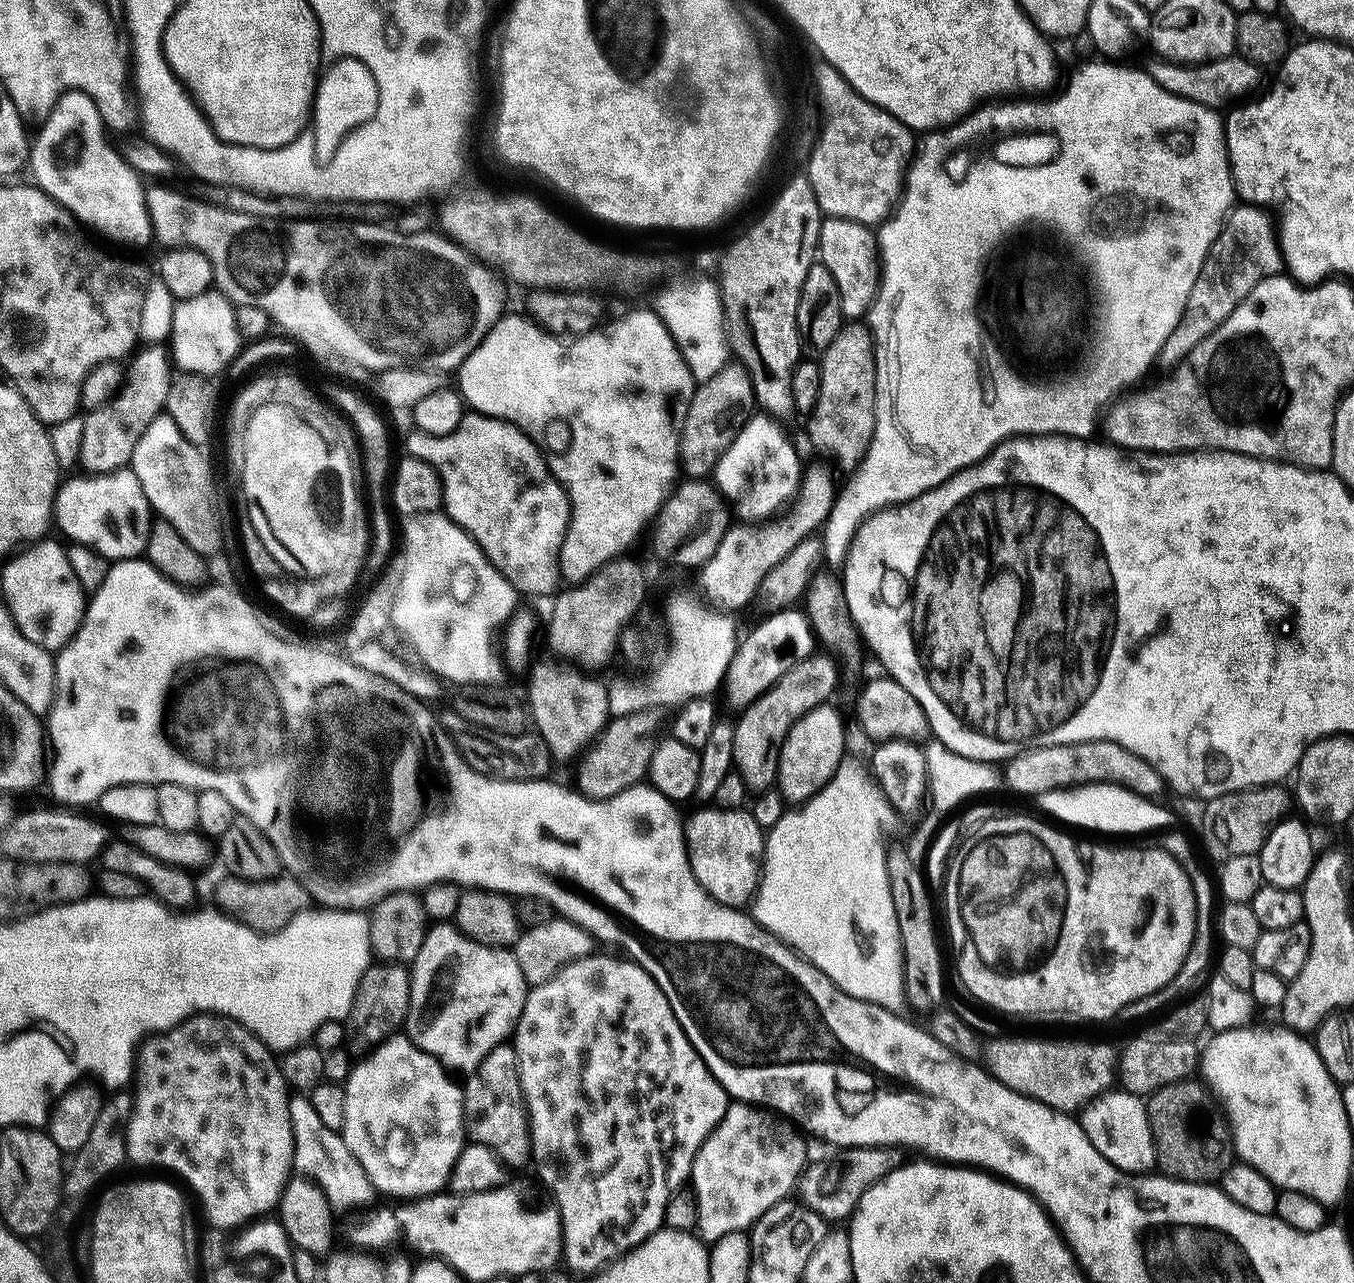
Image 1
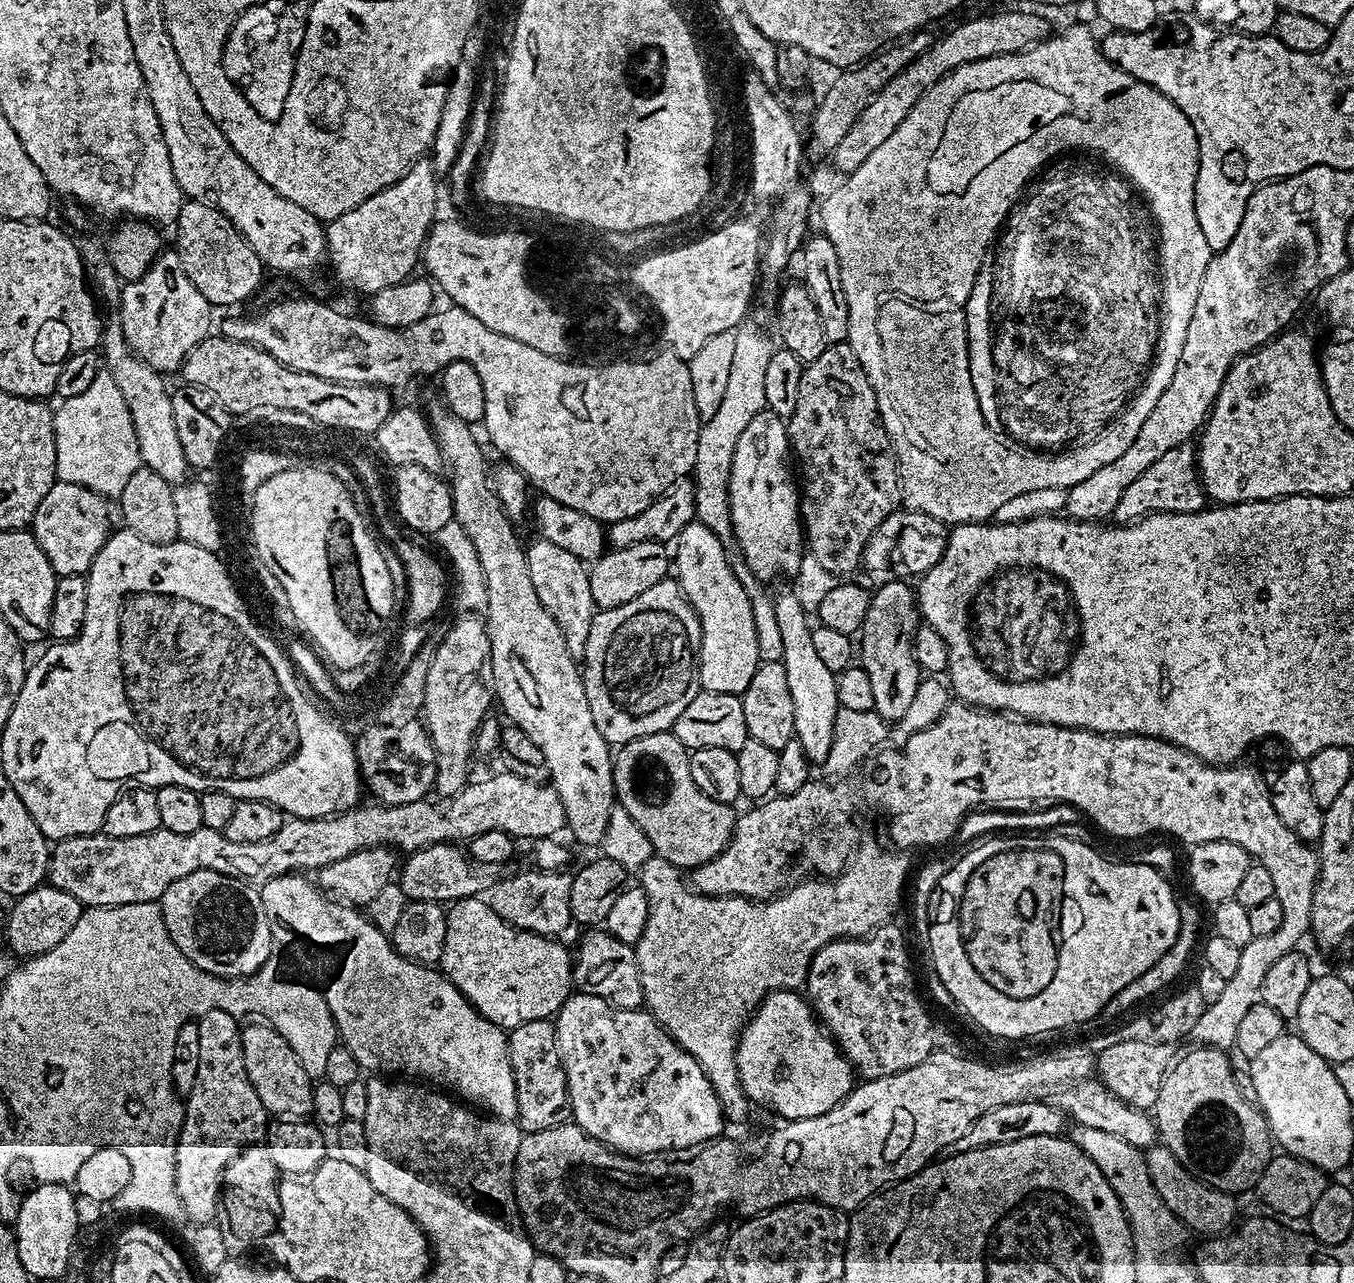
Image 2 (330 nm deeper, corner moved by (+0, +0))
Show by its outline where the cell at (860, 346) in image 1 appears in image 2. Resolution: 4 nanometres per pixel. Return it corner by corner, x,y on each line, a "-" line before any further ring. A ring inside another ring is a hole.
847,342
829,344
818,358
807,361
802,383
798,385
798,403
786,423
788,443
802,477
800,518
807,551
822,564
823,569
837,578
851,577
848,575
856,567
861,567
870,534
874,534
874,530
886,522
888,515
901,507
902,489
896,449
892,447
892,440
880,420
880,407
870,386
870,378
862,362
858,362
858,354
854,354

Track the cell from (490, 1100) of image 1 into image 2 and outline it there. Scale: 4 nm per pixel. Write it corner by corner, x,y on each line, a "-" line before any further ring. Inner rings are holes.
551,1019
531,1020
511,1029
507,1038
516,1091
516,1120
521,1133
550,1130
569,1123
572,1107
568,1101
568,1083
560,1061
555,1023

